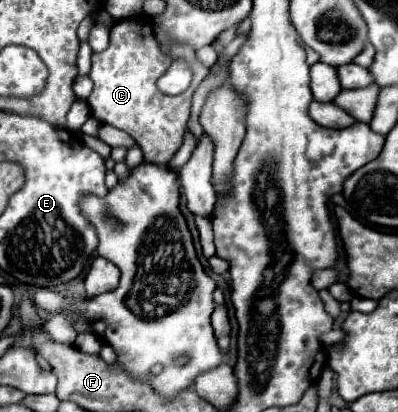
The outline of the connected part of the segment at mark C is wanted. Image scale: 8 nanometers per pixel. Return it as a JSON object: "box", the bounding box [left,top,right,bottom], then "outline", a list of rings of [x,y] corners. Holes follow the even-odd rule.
{"box":[87,16,209,163],"outline":[[[142,16],[137,19],[125,19],[125,21],[119,21],[113,29],[111,29],[111,43],[109,47],[97,55],[92,55],[91,71],[89,73],[90,79],[93,81],[93,92],[90,94],[87,102],[91,109],[91,114],[102,124],[115,125],[119,129],[123,129],[125,133],[133,135],[133,139],[141,145],[143,149],[143,157],[145,161],[149,163],[169,163],[171,157],[175,155],[175,151],[181,147],[183,143],[183,133],[185,133],[185,127],[187,127],[187,121],[189,121],[189,109],[191,109],[191,95],[193,91],[199,87],[199,83],[205,79],[205,75],[209,73],[207,67],[203,67],[197,59],[195,59],[195,51],[189,49],[189,47],[175,47],[169,55],[163,55],[159,51],[159,45],[157,45],[157,39],[155,39],[154,22],[151,17]],[[173,59],[185,59],[191,67],[191,73],[193,73],[193,81],[189,85],[187,91],[171,97],[171,95],[163,95],[161,91],[157,91],[155,87],[155,81],[157,77],[161,77],[169,65],[173,63]]]}

